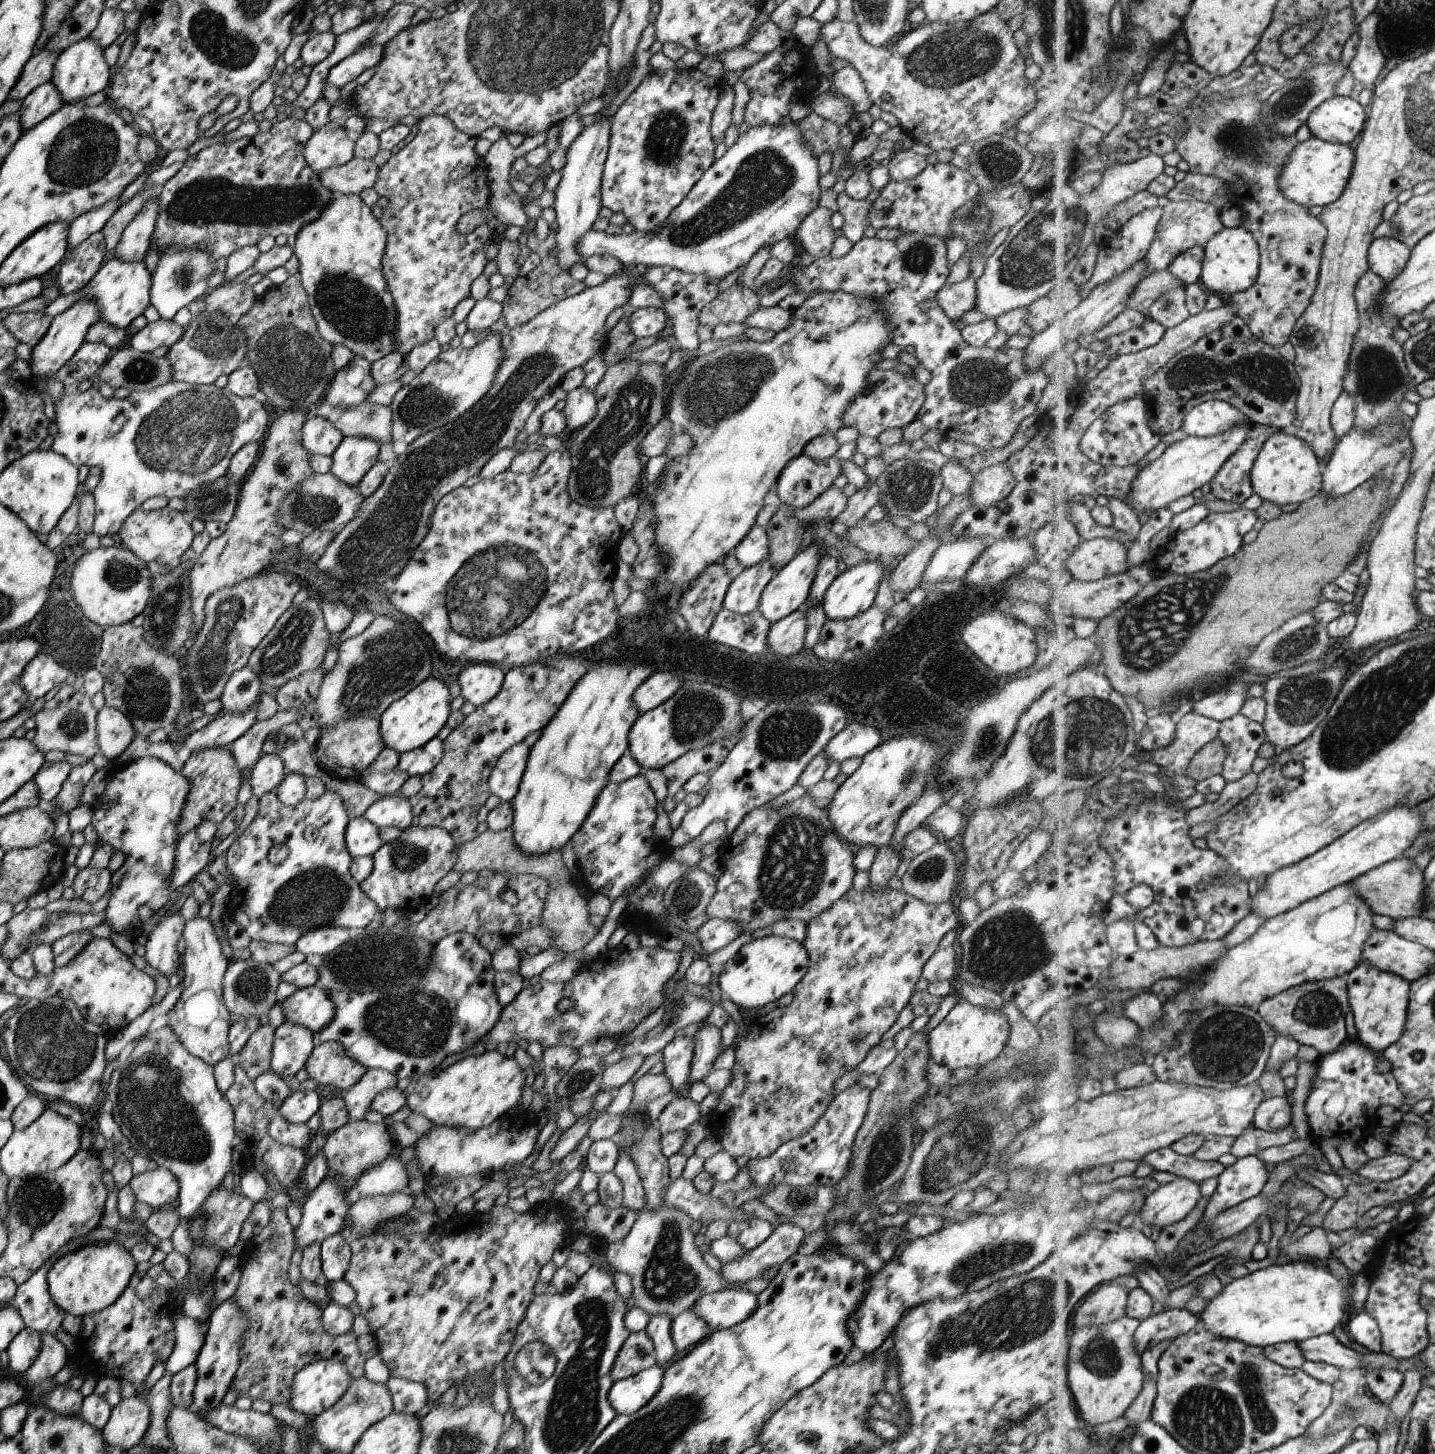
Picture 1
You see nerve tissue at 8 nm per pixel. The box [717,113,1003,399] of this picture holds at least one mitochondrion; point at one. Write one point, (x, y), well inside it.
(917, 258)

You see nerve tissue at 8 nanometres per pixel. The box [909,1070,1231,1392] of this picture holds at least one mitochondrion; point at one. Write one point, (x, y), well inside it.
(1006, 1322)

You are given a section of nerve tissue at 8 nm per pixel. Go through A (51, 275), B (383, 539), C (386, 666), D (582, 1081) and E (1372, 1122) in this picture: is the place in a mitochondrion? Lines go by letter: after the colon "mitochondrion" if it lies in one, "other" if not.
A: other
B: mitochondrion
C: mitochondrion
D: mitochondrion
E: other

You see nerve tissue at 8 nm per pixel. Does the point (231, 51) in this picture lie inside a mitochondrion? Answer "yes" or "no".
yes

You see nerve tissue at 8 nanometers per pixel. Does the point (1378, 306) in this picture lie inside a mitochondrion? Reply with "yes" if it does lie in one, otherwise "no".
no

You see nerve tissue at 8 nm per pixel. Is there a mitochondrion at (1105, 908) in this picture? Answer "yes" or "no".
no

